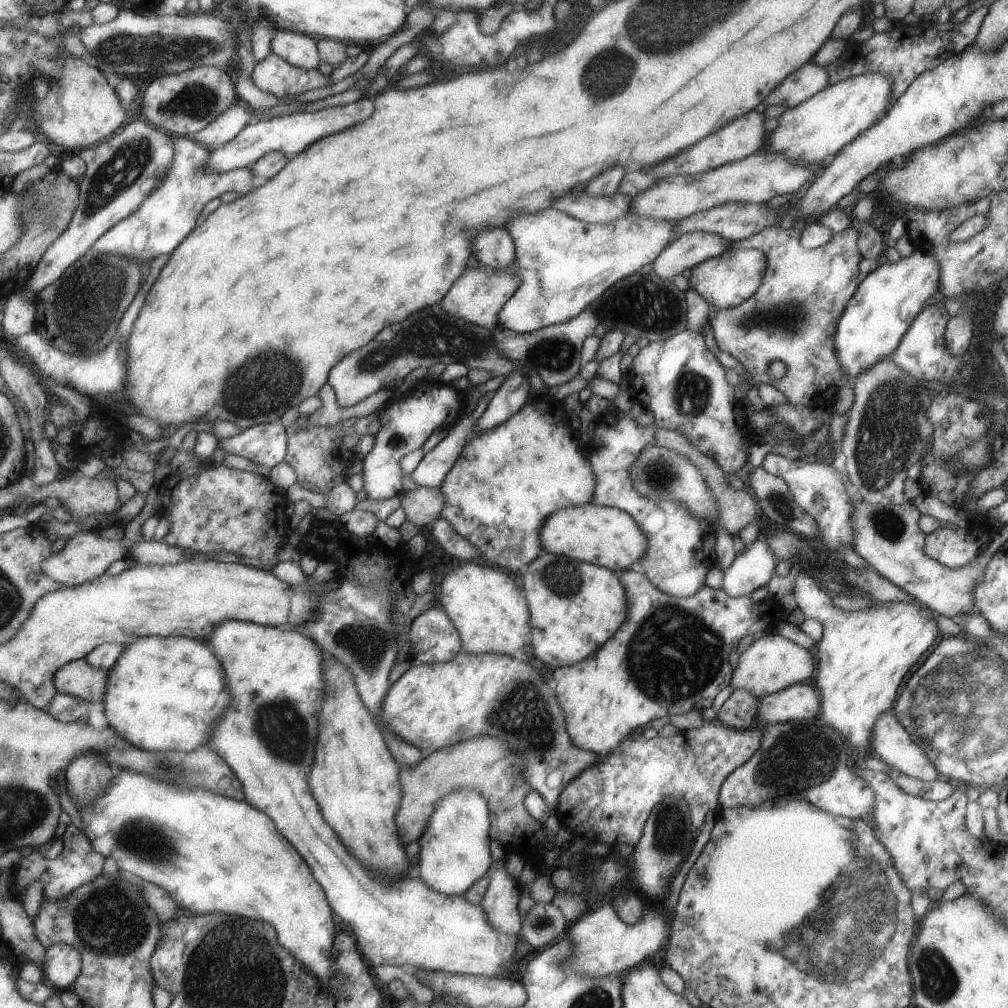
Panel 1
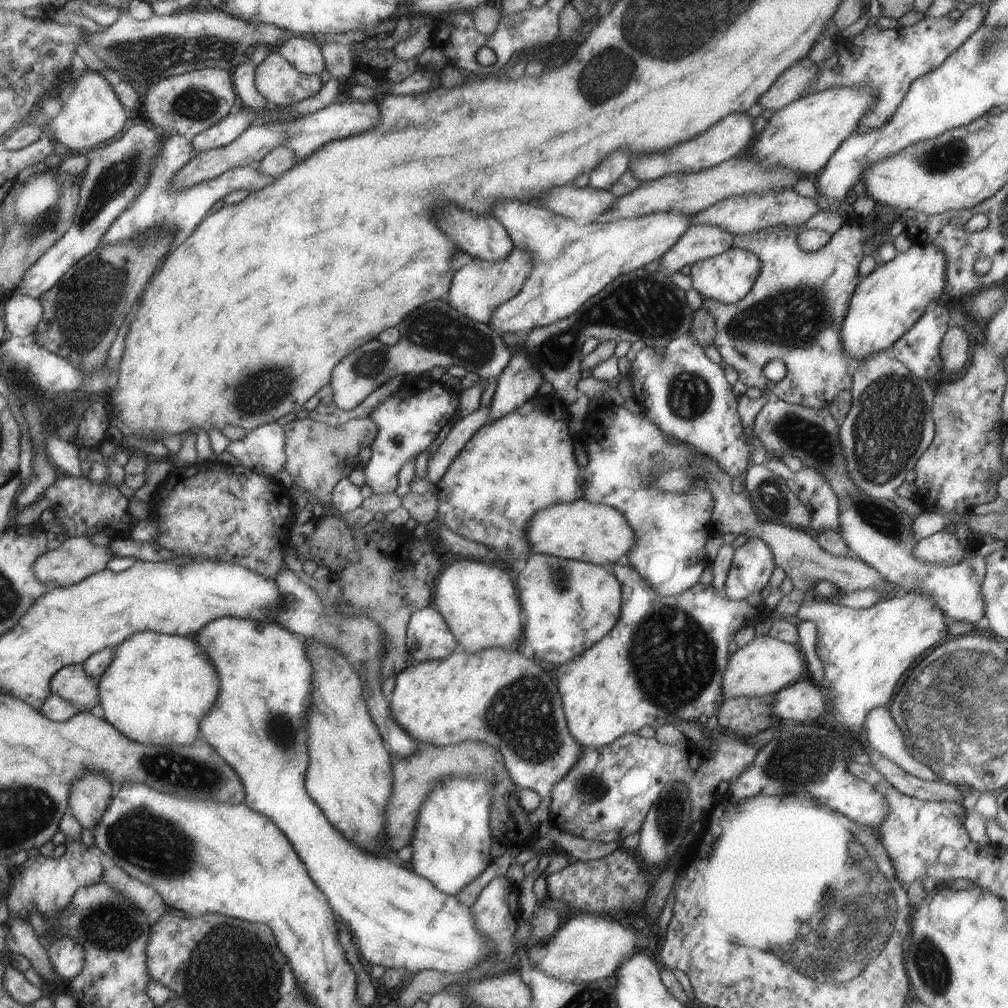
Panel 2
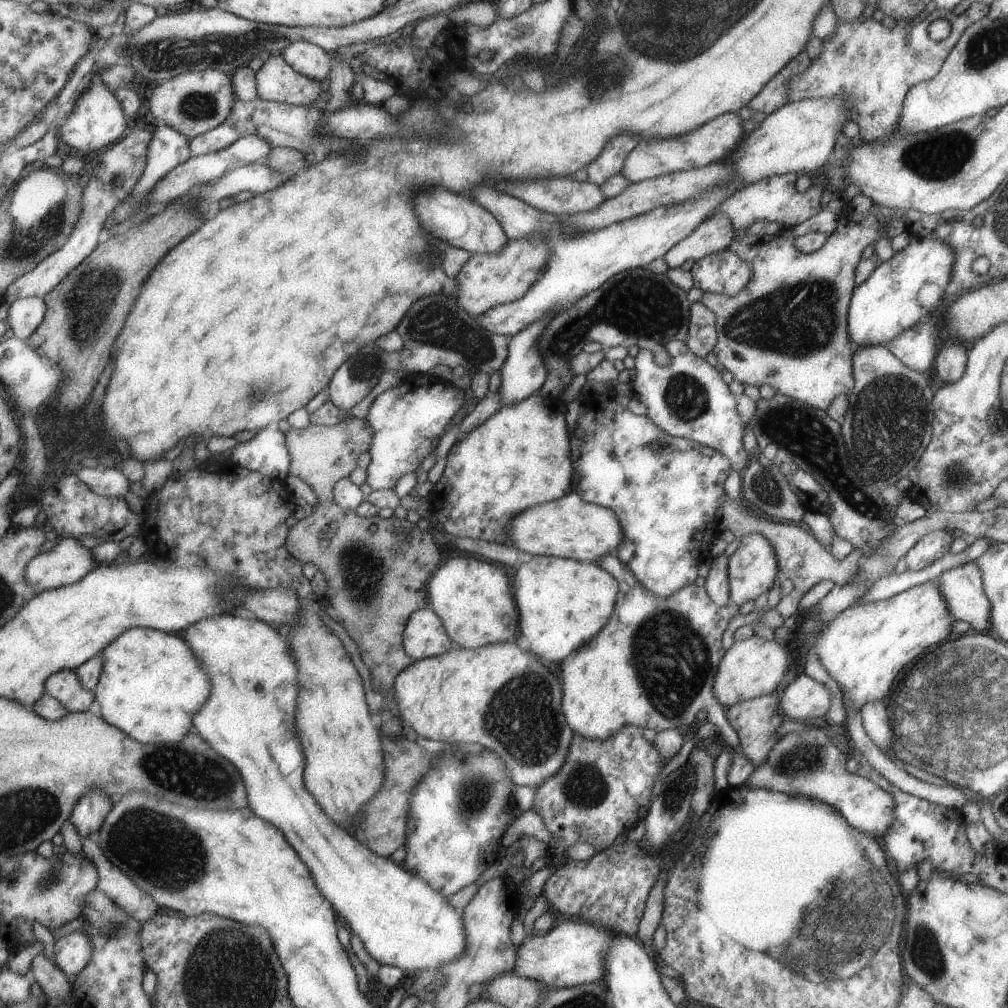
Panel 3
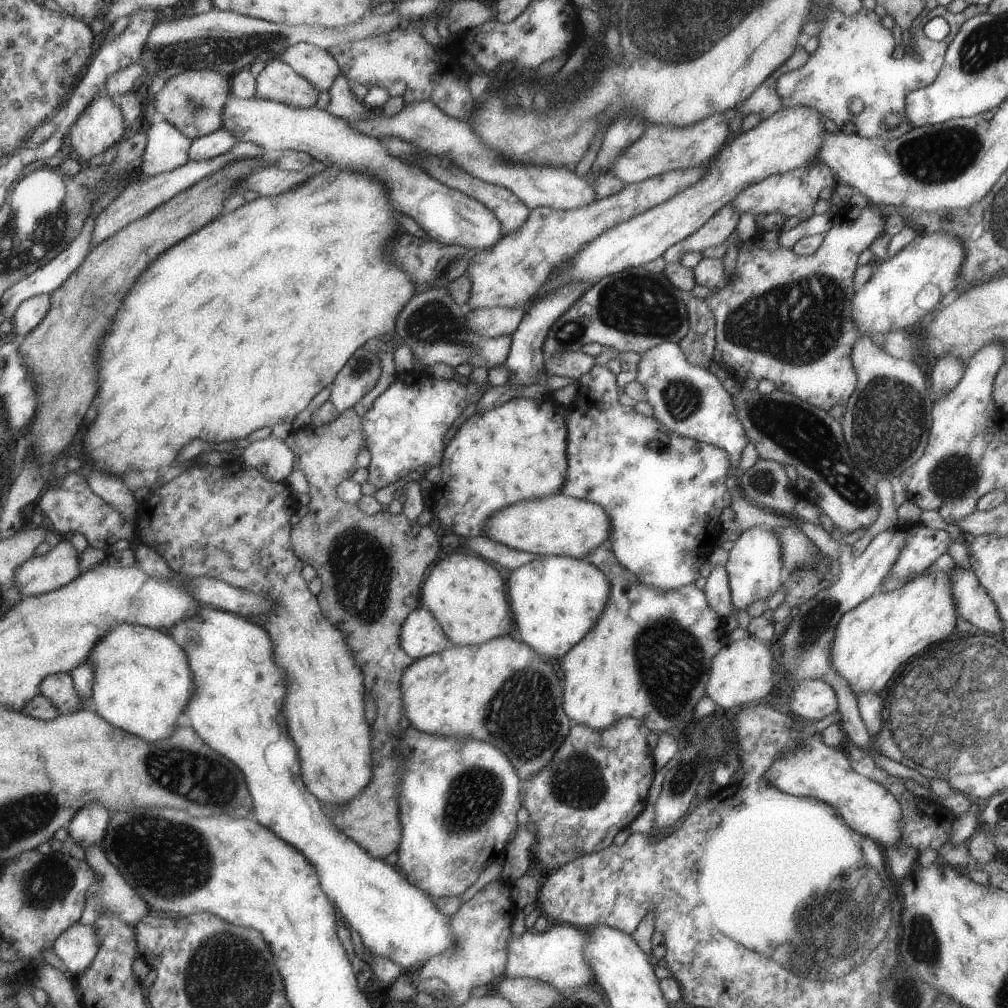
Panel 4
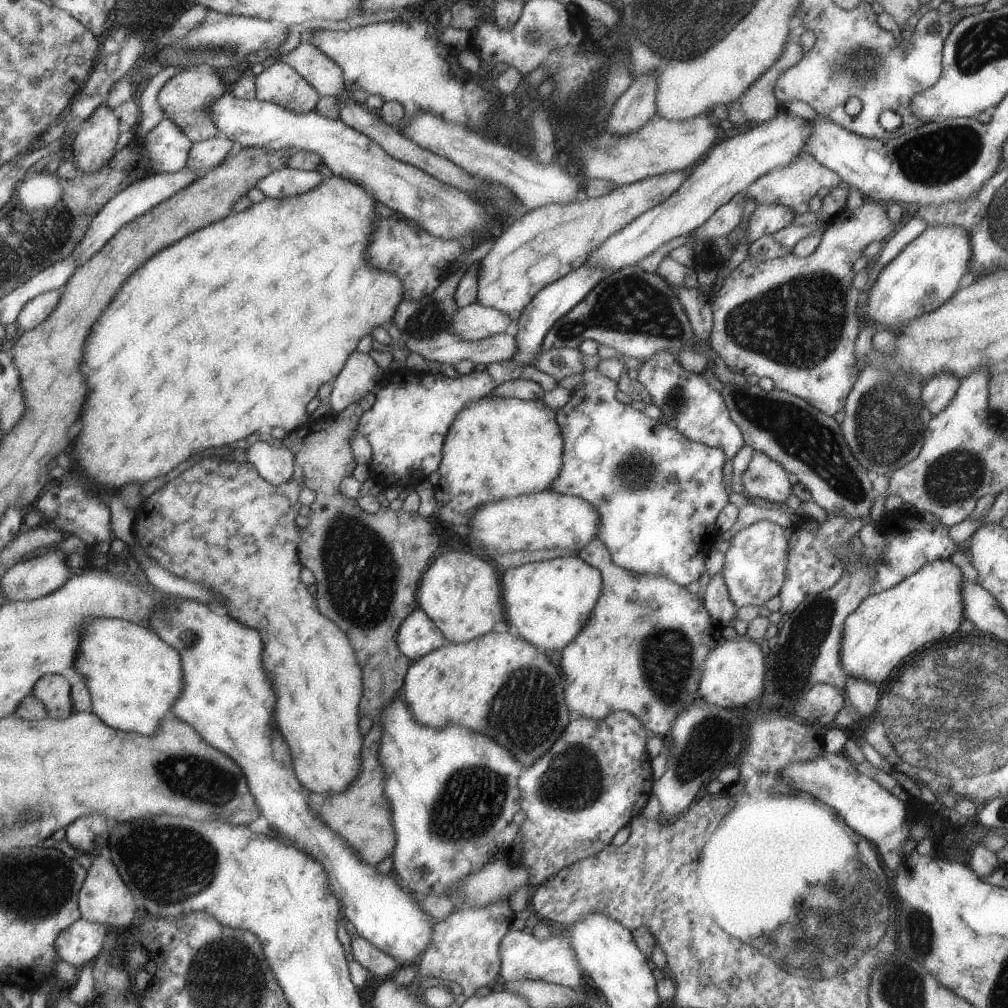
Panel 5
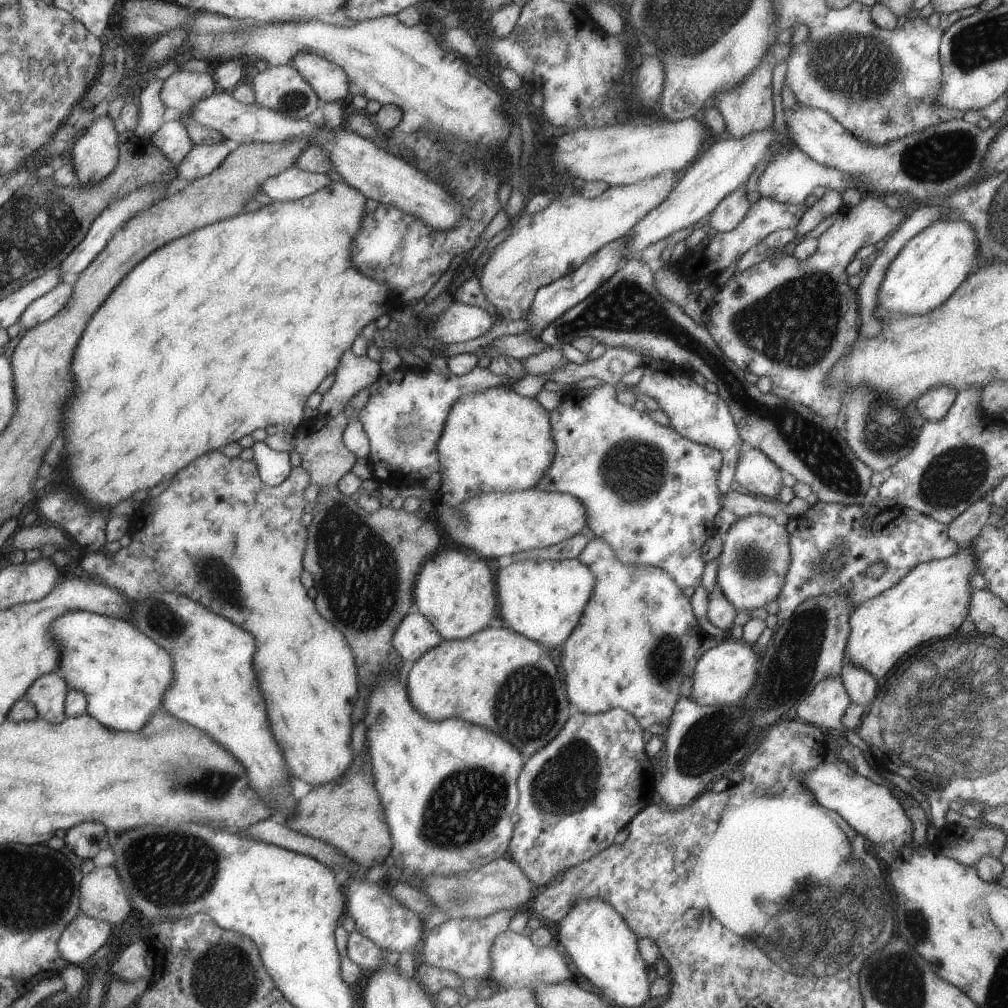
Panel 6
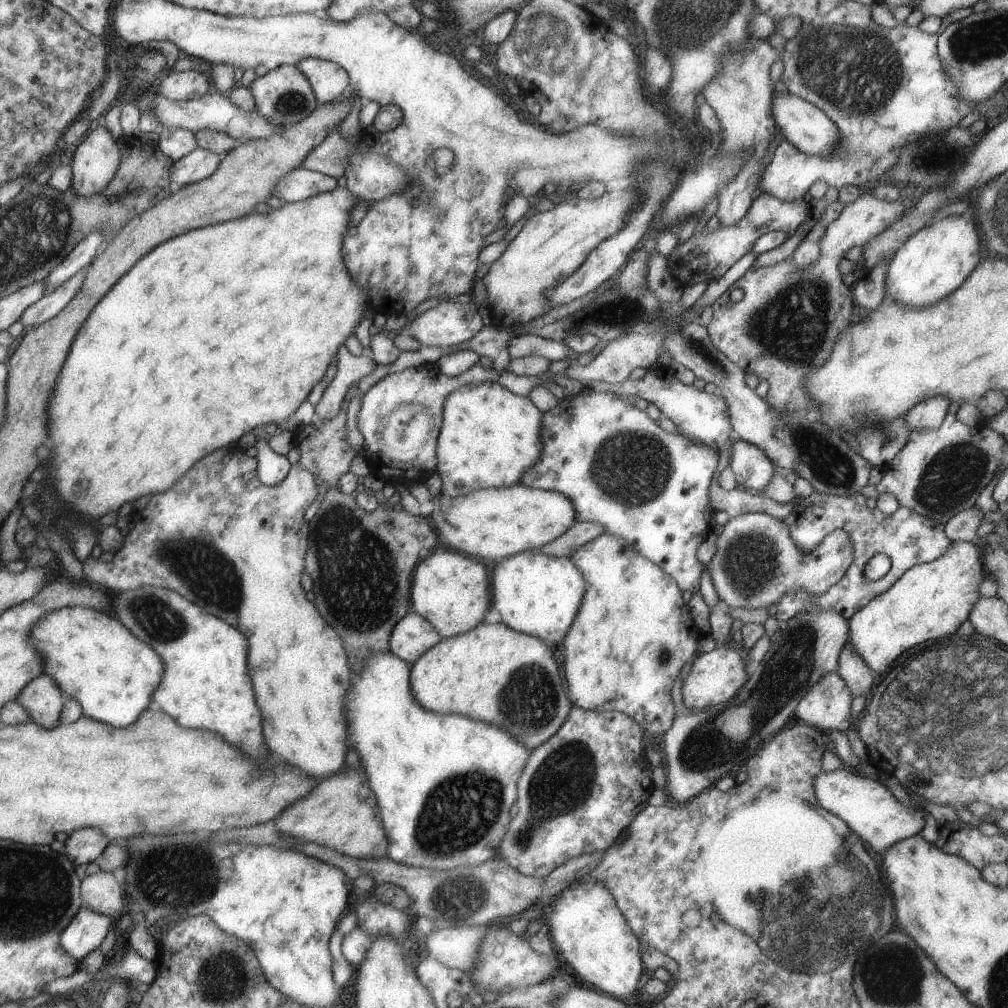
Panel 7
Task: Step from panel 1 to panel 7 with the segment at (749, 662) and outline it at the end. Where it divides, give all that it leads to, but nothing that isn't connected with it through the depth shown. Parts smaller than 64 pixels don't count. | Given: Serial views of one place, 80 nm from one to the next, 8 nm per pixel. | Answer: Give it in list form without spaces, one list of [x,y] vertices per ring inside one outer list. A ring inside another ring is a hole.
[[[716,645],[713,650],[697,655],[684,676],[681,687],[682,703],[690,709],[703,710],[725,703],[733,703],[738,699],[740,686],[748,677],[741,663],[738,649]]]

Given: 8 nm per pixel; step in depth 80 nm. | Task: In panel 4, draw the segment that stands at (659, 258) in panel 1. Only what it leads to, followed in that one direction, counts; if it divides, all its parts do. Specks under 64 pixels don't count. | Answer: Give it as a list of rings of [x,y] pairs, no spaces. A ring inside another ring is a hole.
[[[731,203],[723,205],[695,232],[663,251],[662,258],[665,264],[679,262],[680,256],[685,252],[702,252],[708,246],[717,246],[717,244],[725,242],[729,234],[734,231],[739,215],[732,208]]]

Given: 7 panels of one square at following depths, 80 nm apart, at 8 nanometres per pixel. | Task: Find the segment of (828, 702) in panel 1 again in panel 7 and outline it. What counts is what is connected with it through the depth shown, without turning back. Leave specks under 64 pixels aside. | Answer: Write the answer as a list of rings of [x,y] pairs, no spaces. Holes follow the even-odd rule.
[[[953,541],[934,561],[913,565],[906,570],[887,590],[872,598],[863,608],[849,618],[848,638],[854,651],[874,674],[883,674],[887,666],[912,646],[921,642],[939,641],[954,636],[957,627],[968,619],[973,605],[978,601],[979,582],[985,577],[983,553],[971,541]]]

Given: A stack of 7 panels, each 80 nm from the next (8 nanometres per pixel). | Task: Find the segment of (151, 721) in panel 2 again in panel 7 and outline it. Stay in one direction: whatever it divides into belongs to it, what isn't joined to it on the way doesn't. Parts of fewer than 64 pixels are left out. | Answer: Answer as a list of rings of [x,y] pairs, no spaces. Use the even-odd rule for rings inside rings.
[[[75,605],[75,606],[62,606],[58,609],[46,612],[40,620],[37,619],[28,630],[29,634],[27,637],[28,645],[35,650],[40,656],[42,661],[42,673],[47,675],[61,691],[63,698],[73,698],[77,704],[79,704],[82,715],[84,717],[92,718],[93,720],[104,722],[105,724],[111,725],[113,728],[123,728],[128,724],[131,724],[137,715],[147,708],[149,704],[152,690],[159,684],[160,678],[163,672],[163,663],[159,660],[158,655],[150,646],[147,646],[144,642],[141,642],[138,638],[135,638],[114,616],[103,613],[100,610],[95,610],[86,606]]]

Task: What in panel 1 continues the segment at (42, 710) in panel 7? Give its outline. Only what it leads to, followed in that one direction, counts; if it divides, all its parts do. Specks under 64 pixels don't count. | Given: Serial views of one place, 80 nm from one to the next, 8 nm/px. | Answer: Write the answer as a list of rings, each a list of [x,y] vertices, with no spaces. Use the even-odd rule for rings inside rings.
[[[83,659],[60,666],[54,674],[53,684],[57,693],[78,698],[80,701],[101,702],[106,685],[106,674],[91,668]]]

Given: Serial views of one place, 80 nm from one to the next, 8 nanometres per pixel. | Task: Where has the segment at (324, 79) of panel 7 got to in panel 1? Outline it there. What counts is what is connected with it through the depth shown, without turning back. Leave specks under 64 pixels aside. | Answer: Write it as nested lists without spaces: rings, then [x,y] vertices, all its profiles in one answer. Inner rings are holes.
[[[276,28],[270,45],[272,52],[291,66],[306,71],[317,69],[319,66],[316,39],[310,36]]]

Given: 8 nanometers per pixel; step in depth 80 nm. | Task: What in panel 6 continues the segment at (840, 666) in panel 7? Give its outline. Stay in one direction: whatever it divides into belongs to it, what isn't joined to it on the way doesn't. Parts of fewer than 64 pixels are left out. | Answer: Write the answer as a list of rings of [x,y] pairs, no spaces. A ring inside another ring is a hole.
[[[843,661],[839,677],[850,701],[862,708],[875,696],[876,678],[860,666],[853,665],[851,661]]]

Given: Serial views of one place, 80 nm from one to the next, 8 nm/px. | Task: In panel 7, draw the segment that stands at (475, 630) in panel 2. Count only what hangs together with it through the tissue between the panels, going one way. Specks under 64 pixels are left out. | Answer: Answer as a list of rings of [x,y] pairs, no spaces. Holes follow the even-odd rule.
[[[441,550],[433,552],[431,556],[426,556],[419,561],[412,569],[410,584],[410,606],[411,612],[427,619],[427,622],[437,631],[441,638],[455,636],[456,634],[466,633],[469,629],[477,626],[483,621],[485,611],[492,611],[490,606],[489,582],[487,582],[487,572],[483,564],[474,562],[471,557],[453,550]]]

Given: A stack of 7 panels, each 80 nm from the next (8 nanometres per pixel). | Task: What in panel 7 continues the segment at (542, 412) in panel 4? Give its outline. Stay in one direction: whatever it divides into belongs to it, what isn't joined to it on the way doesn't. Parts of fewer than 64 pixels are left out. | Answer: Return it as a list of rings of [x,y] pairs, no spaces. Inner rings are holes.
[[[496,382],[463,385],[452,390],[443,399],[442,423],[436,438],[437,462],[434,470],[442,482],[440,494],[453,498],[474,490],[519,483],[520,474],[535,462],[542,449],[542,414],[528,396],[513,394]]]

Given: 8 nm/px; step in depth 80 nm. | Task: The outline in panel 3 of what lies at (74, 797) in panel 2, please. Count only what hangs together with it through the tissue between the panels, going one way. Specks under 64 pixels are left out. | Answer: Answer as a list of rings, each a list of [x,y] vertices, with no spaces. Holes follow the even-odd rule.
[[[99,789],[87,791],[75,804],[68,820],[73,824],[80,838],[97,832],[111,810],[111,801]]]

